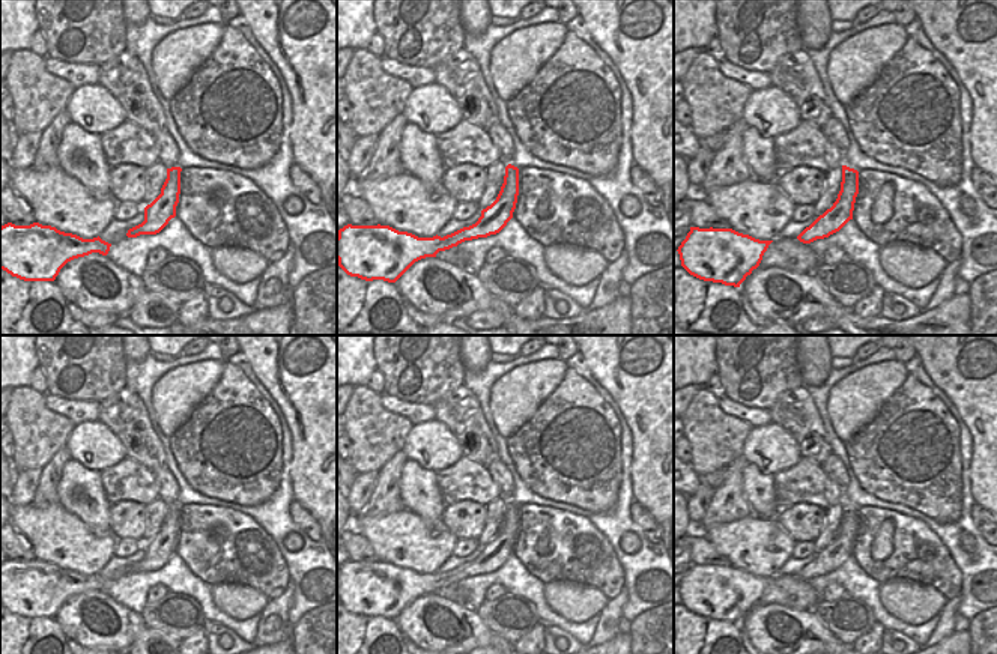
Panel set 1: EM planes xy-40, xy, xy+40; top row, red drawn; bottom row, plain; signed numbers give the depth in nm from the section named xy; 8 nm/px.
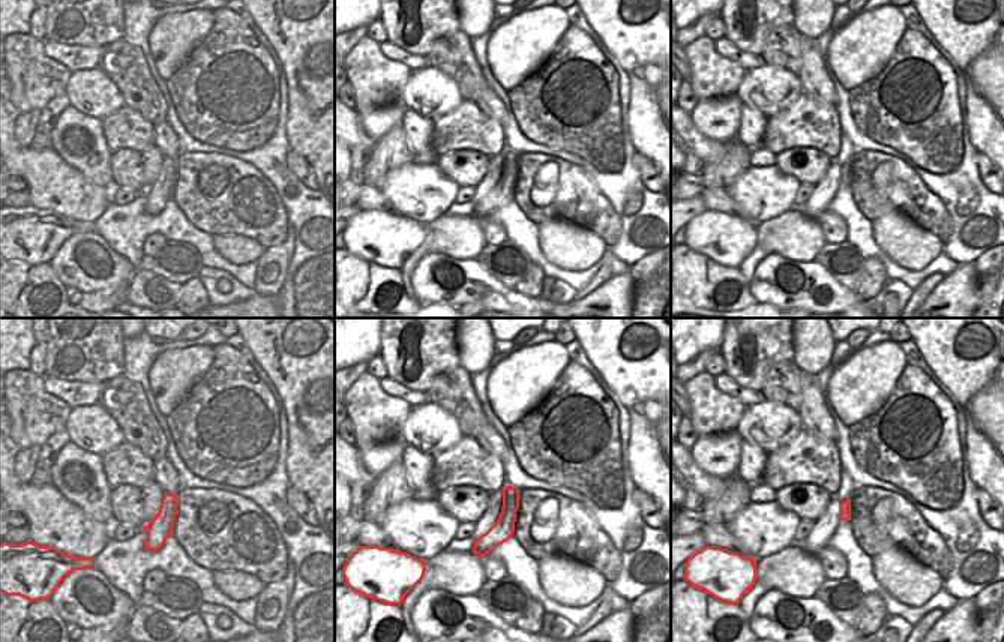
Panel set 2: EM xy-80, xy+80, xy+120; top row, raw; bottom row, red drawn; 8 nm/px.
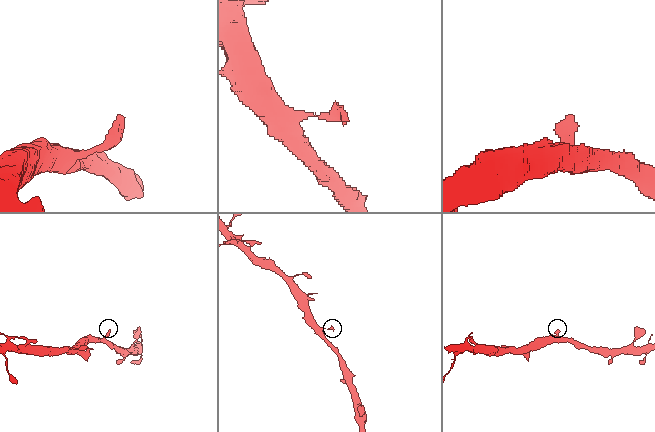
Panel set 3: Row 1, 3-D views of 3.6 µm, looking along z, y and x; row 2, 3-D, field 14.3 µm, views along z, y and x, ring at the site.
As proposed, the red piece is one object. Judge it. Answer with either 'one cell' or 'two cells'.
one cell

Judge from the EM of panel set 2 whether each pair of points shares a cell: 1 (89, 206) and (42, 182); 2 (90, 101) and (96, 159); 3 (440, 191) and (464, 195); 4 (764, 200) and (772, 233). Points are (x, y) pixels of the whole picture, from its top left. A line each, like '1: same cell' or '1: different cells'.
1: same cell
2: different cells
3: different cells
4: different cells

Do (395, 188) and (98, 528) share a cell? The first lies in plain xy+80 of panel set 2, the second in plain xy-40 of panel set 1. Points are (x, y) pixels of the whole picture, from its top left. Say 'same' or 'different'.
different

